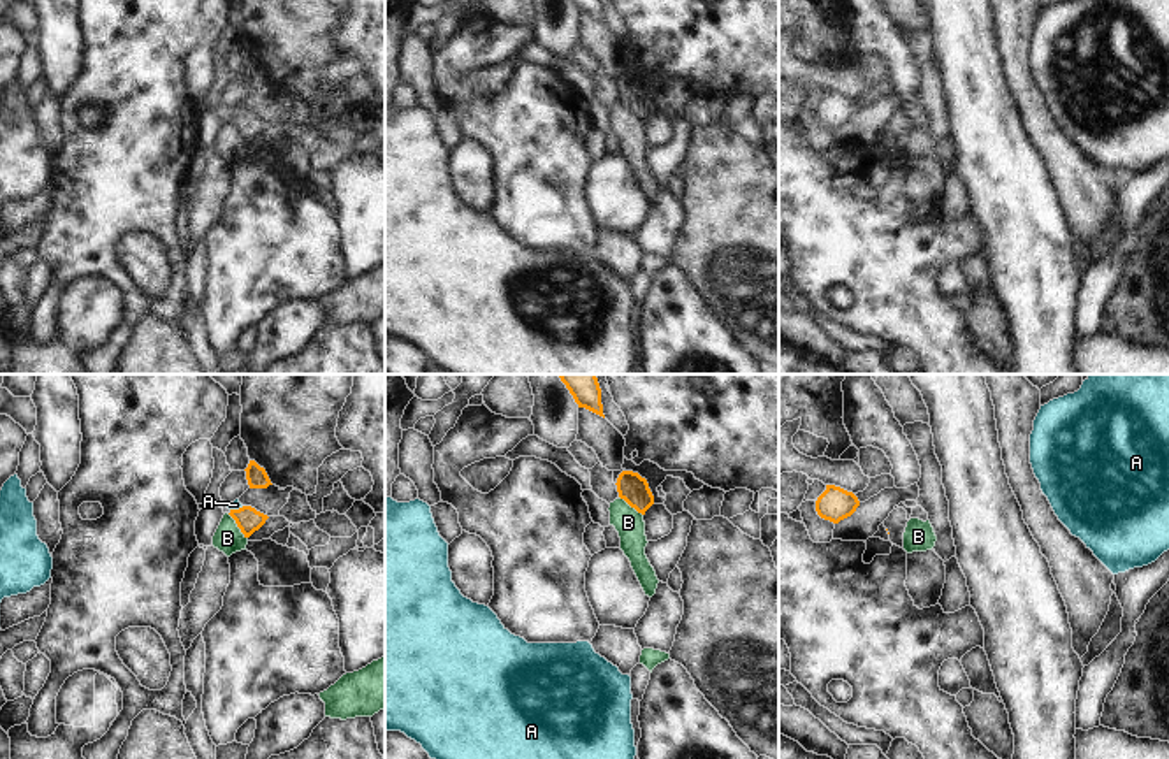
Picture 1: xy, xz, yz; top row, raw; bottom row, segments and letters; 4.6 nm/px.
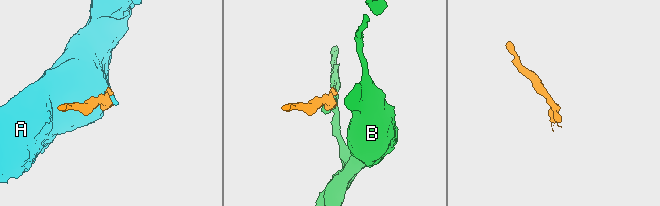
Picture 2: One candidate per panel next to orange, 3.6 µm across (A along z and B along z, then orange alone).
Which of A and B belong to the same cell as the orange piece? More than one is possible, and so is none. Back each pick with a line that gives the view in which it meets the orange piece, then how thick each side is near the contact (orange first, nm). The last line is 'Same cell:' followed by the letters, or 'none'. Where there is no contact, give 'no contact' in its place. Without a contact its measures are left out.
A: meets orange in xy; 110 nm thick on the orange side, 50 nm on the other
Same cell: A

